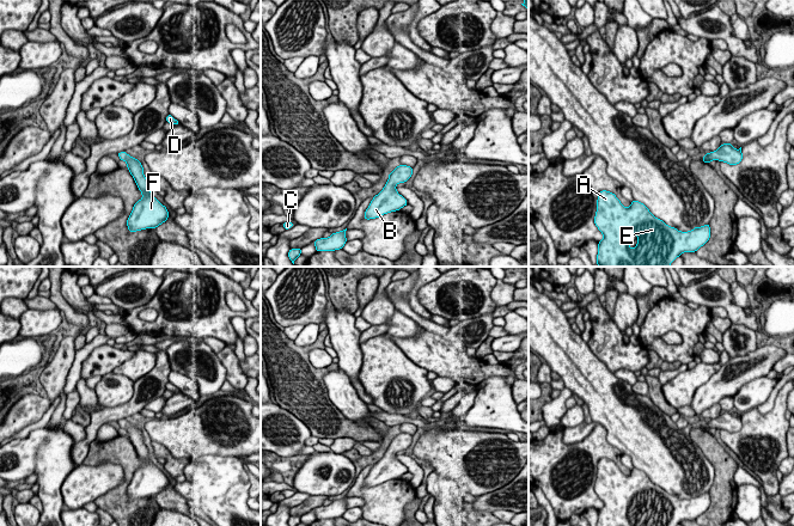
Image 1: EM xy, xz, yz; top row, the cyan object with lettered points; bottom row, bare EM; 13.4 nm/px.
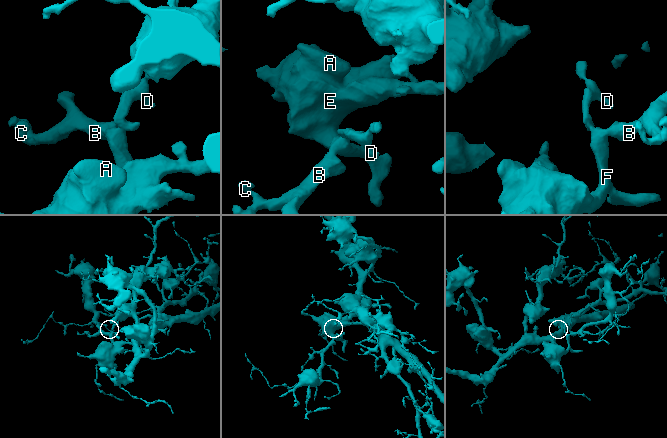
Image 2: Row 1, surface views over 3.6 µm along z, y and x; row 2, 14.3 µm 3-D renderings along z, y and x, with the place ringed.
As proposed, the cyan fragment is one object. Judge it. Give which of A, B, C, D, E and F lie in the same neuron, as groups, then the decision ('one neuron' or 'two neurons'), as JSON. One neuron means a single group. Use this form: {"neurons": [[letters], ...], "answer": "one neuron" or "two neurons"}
{"neurons": [["A", "B", "C", "D", "E", "F"]], "answer": "one neuron"}

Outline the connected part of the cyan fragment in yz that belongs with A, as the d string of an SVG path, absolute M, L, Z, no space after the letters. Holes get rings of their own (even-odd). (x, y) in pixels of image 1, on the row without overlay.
M606 458L598 461L594 491L604 503L598 510L597 526L677 526L683 520L696 520L710 506L709 491L680 500L652 483L643 471L634 467L630 475L625 476L615 461ZM633 501L637 503L635 516L629 514Z

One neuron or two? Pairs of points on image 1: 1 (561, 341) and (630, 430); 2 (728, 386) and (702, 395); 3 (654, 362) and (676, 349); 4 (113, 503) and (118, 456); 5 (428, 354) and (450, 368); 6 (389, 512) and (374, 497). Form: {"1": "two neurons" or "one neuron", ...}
{"1": "one neuron", "2": "one neuron", "3": "two neurons", "4": "one neuron", "5": "one neuron", "6": "one neuron"}

